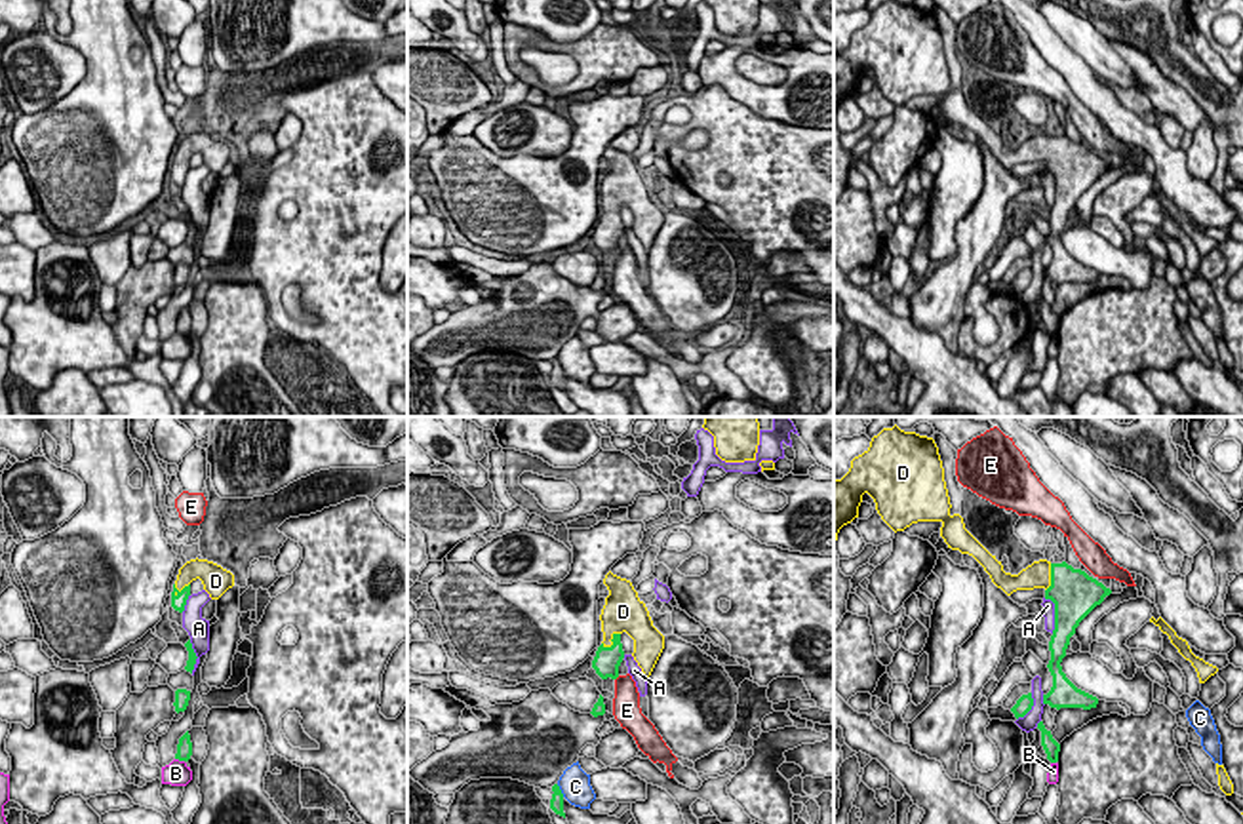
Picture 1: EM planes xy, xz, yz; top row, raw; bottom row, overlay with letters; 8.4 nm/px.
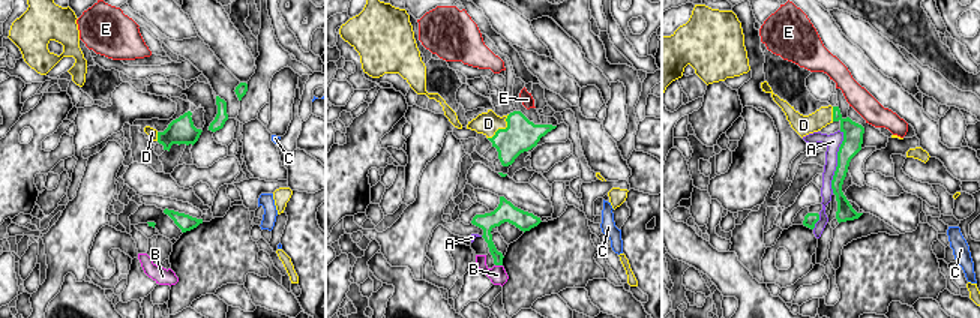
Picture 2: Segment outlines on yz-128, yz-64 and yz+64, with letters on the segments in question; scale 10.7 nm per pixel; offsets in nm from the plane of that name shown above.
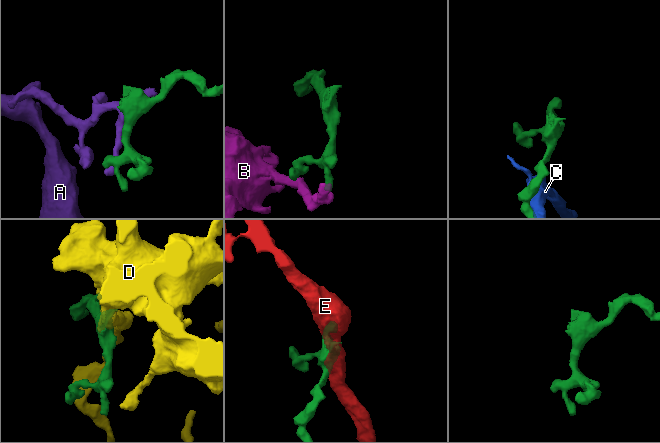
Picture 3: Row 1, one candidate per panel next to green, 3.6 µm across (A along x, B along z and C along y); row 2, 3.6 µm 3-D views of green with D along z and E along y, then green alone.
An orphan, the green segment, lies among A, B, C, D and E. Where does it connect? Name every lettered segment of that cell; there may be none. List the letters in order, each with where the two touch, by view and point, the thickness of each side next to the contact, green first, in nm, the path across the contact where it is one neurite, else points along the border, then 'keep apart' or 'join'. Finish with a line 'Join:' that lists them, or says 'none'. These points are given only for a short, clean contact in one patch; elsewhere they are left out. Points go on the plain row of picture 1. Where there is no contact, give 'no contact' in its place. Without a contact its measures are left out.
A: yz (1055, 187) | 380/100 nm | keep apart
B: xy (179, 333) | 130/200 nm | along xy (176, 332), (183, 335) | keep apart
C: xz (560, 364) | 130/260 nm | keep apart
D: xz (611, 214) | 240/320 nm | join
E: no contact | keep apart
Join: D

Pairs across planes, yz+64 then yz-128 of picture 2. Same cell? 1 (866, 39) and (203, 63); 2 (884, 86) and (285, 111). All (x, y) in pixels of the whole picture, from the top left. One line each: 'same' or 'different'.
1: different
2: different

